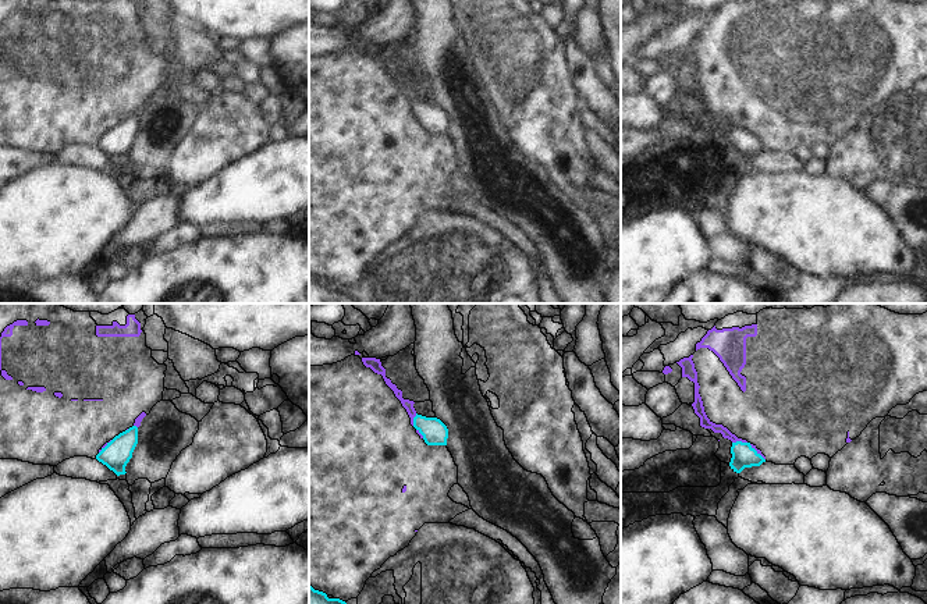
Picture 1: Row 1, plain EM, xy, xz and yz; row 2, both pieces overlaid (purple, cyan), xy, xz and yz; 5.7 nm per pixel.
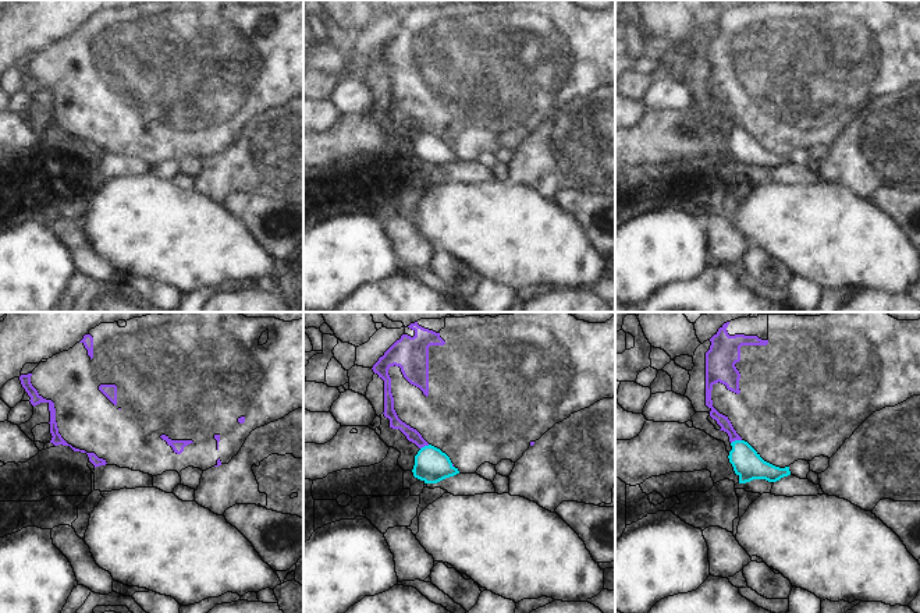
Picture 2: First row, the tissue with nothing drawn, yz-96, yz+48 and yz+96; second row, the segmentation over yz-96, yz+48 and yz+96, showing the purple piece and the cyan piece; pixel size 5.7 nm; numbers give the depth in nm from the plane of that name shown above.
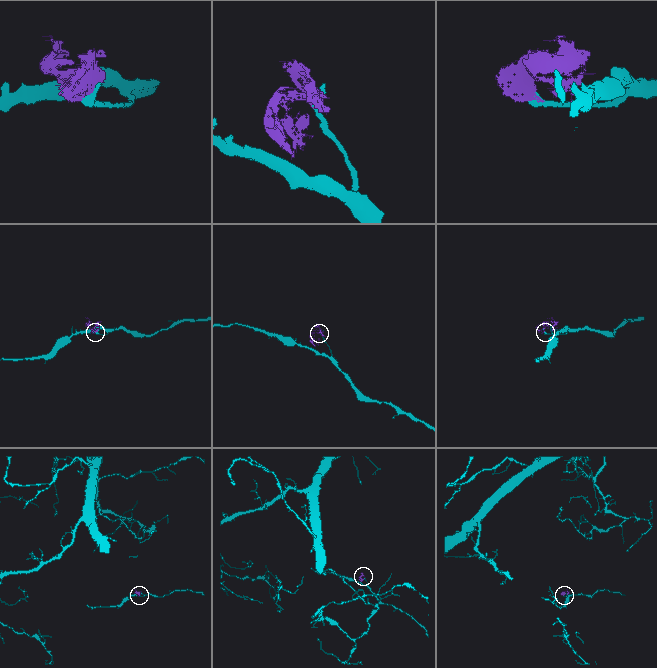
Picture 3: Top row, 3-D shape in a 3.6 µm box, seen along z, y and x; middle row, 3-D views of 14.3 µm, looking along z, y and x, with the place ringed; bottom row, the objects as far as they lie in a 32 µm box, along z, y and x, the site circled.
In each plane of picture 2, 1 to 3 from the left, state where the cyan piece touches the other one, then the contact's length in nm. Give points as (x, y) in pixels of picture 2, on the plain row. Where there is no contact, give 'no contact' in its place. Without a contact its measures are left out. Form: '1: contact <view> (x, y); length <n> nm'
1: no contact
2: contact yz+48 (425, 133); length 60 nm
3: contact yz+96 (735, 127); length 70 nm

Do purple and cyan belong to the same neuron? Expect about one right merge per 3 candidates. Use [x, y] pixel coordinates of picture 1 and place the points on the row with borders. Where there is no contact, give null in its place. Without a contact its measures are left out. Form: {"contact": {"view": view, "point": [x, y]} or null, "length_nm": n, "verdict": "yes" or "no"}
{"contact": {"view": "yz", "point": [739, 440]}, "length_nm": 90, "verdict": "no"}

